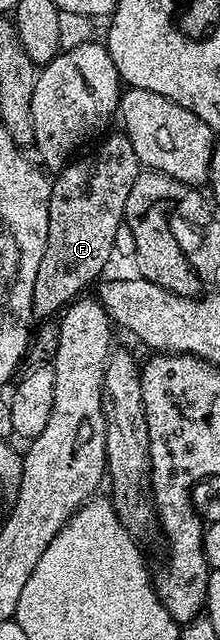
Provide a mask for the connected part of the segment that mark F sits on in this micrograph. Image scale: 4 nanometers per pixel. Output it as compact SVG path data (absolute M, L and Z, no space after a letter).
M108 133L108 138L92 154L68 161L54 175L49 200L49 236L45 240L45 256L41 256L41 268L37 268L37 280L33 283L31 312L36 319L54 319L76 301L86 291L83 289L100 277L98 274L106 268L115 250L115 237L119 230L121 234L124 225L125 200L129 200L133 180L141 173L133 144L126 133L118 133Z

